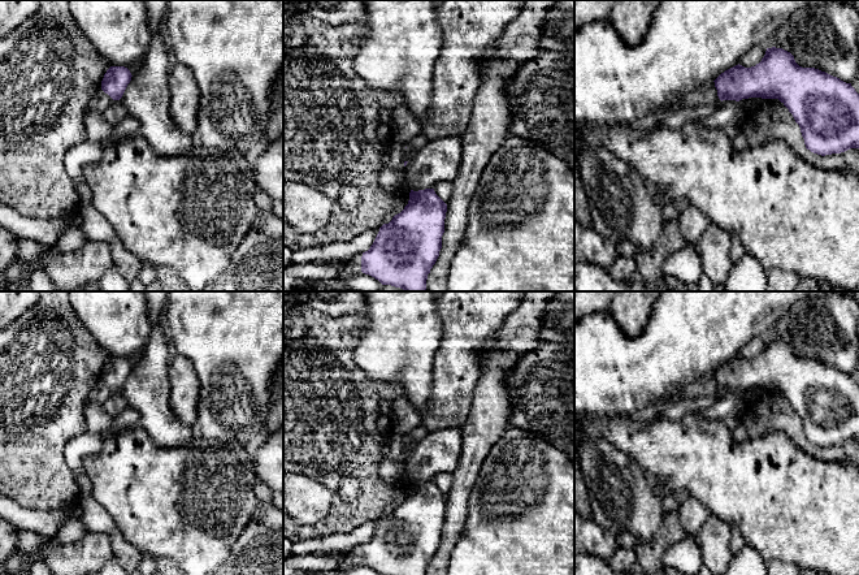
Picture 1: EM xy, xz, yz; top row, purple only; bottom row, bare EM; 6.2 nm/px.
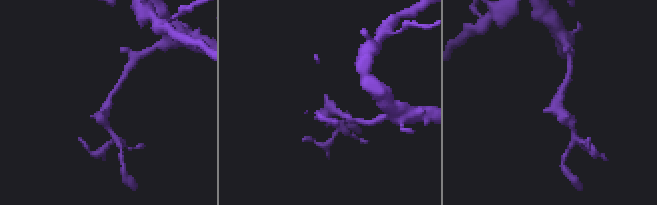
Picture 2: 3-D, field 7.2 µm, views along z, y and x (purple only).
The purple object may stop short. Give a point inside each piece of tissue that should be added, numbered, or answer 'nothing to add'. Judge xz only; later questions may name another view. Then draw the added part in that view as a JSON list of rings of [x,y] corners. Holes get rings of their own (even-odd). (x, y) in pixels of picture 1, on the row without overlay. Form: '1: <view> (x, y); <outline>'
nothing to add

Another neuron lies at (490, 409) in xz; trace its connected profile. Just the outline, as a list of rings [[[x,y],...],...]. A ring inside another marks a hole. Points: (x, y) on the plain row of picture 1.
[[[524,291],[520,306],[489,340],[491,351],[481,364],[470,411],[460,429],[460,459],[447,494],[442,540],[426,575],[448,574],[451,553],[463,535],[469,494],[481,466],[509,427],[511,402],[506,380],[519,359],[538,346],[542,323],[555,294],[556,291]]]

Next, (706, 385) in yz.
[[[710,372],[698,377],[694,382],[686,385],[677,397],[695,399],[703,395],[711,397],[711,395],[719,395],[719,394],[720,394],[720,390],[717,388],[715,373]]]

